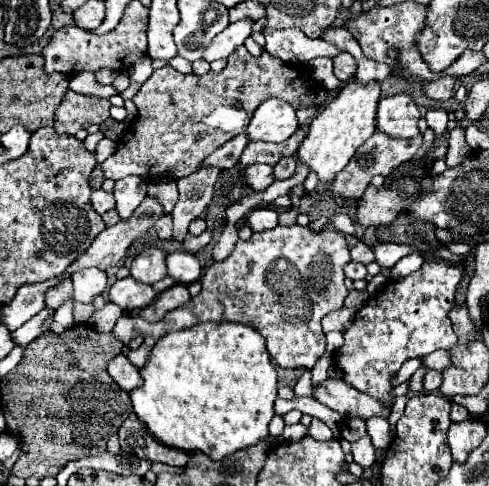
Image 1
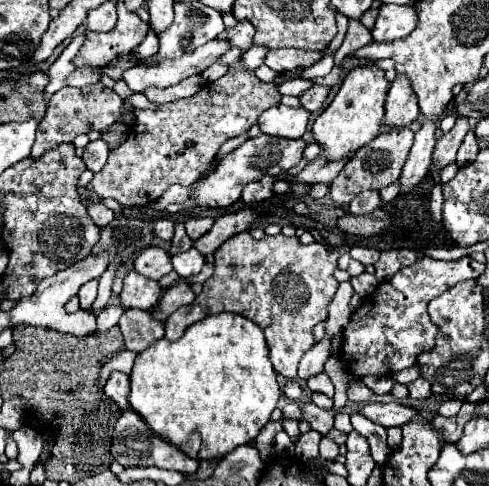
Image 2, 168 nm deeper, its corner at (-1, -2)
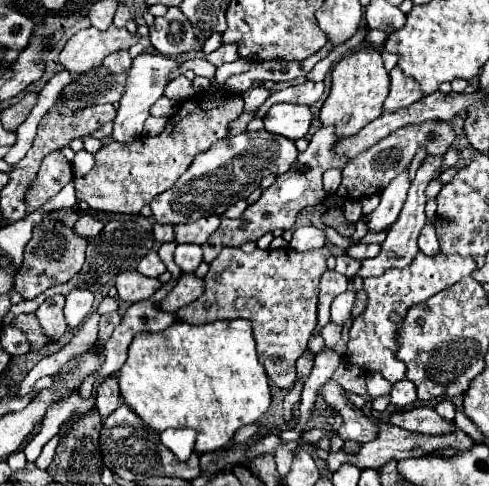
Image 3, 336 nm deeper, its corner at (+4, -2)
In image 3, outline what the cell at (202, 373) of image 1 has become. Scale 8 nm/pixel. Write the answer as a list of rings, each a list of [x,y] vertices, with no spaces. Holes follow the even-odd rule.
[[[218,320],[212,324],[182,324],[176,322],[162,332],[142,332],[136,334],[128,360],[118,372],[120,396],[124,402],[152,428],[192,428],[198,432],[196,452],[206,454],[220,450],[232,444],[234,434],[246,426],[256,422],[270,408],[270,386],[262,364],[258,362],[256,342],[252,334],[252,324],[246,320]]]

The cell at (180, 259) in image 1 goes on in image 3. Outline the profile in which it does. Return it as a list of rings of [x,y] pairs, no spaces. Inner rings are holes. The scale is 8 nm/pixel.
[[[178,244],[174,252],[174,262],[182,272],[194,272],[202,262],[202,250],[198,244]]]

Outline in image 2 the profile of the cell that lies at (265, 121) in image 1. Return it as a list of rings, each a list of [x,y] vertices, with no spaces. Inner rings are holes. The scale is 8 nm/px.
[[[273,106],[265,110],[259,118],[259,126],[263,134],[283,136],[283,138],[301,138],[307,130],[309,112],[305,108],[289,108],[289,106]]]

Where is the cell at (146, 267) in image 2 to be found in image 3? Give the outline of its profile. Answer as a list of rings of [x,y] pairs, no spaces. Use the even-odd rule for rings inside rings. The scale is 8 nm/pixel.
[[[150,250],[140,262],[138,262],[138,268],[136,268],[140,274],[144,274],[144,276],[150,276],[150,278],[156,278],[156,276],[160,276],[162,272],[166,272],[166,266],[160,262],[160,256],[154,252],[154,250]]]

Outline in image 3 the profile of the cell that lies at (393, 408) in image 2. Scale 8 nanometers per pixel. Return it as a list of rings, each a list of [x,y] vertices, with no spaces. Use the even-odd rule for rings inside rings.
[[[412,408],[412,410],[398,410],[390,414],[390,424],[402,426],[410,432],[422,434],[446,434],[452,430],[452,422],[440,418],[432,408]]]

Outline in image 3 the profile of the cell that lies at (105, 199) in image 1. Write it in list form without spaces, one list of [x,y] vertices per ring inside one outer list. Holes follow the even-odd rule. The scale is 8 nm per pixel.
[[[82,214],[82,216],[78,218],[78,222],[74,224],[74,232],[80,234],[80,236],[84,236],[84,238],[96,236],[102,228],[104,228],[104,222],[100,222],[100,220],[98,220],[96,216],[92,216],[92,214]]]

